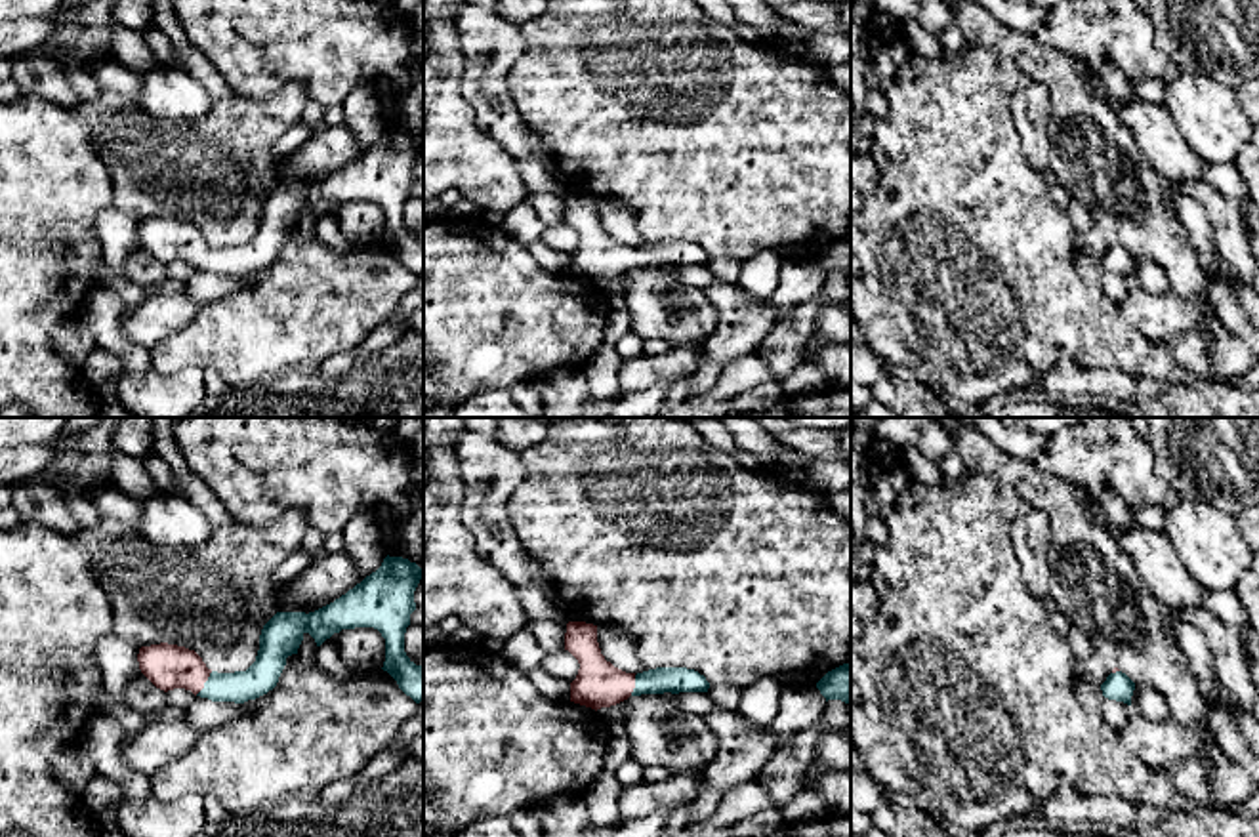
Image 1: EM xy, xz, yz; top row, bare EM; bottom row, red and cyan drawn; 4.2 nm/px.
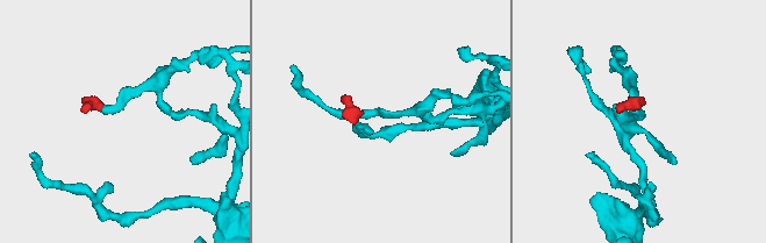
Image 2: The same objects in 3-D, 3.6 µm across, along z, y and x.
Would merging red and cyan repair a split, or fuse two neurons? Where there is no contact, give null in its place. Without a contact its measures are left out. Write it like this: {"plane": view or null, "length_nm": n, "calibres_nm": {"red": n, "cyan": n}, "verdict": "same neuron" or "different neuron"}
{"plane": "xy", "length_nm": 130, "calibres_nm": {"red": 190, "cyan": 140}, "verdict": "same neuron"}

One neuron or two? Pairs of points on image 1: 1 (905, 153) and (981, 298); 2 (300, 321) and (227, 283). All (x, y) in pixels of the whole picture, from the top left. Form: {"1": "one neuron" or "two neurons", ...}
{"1": "one neuron", "2": "two neurons"}

